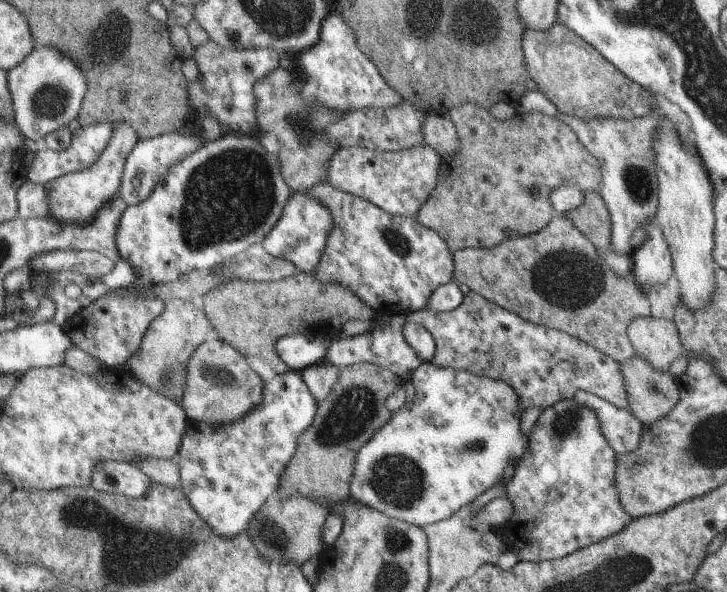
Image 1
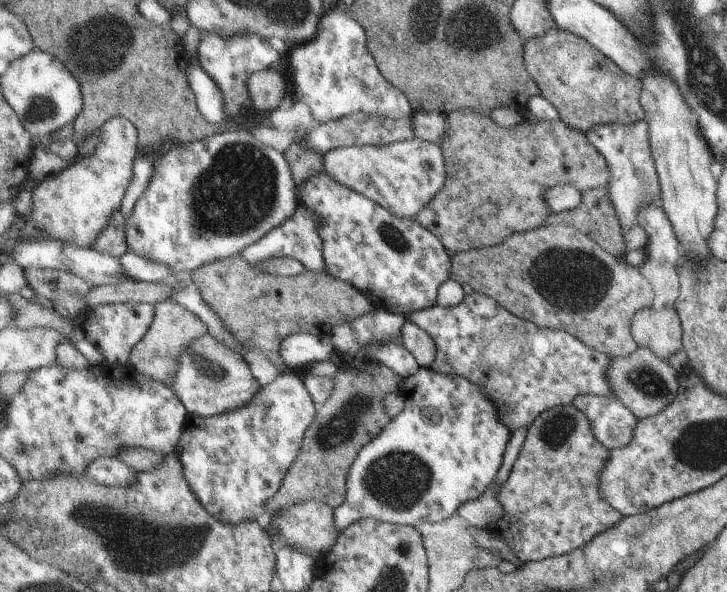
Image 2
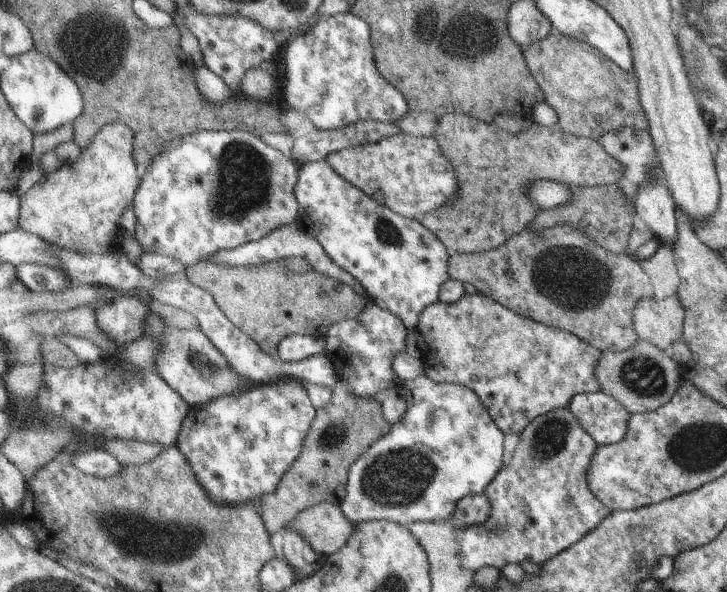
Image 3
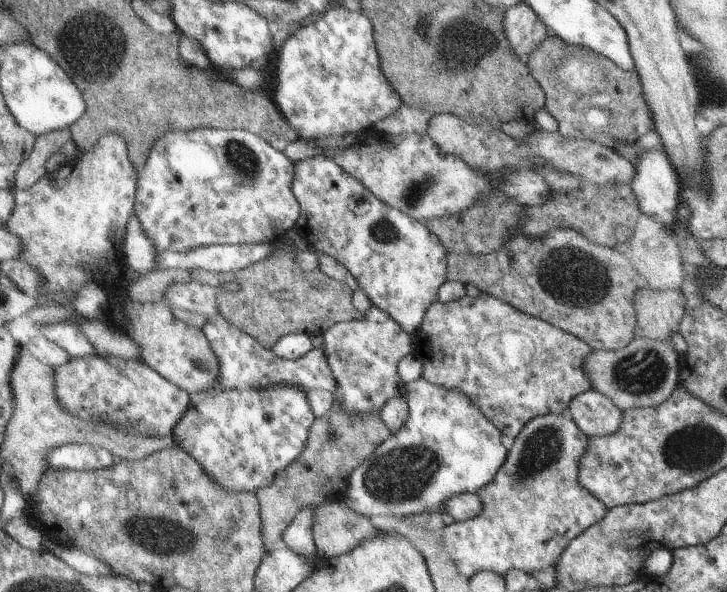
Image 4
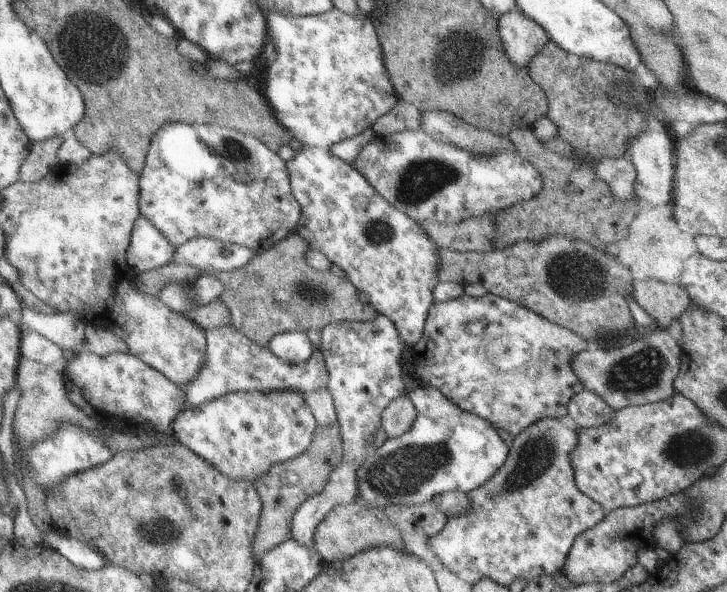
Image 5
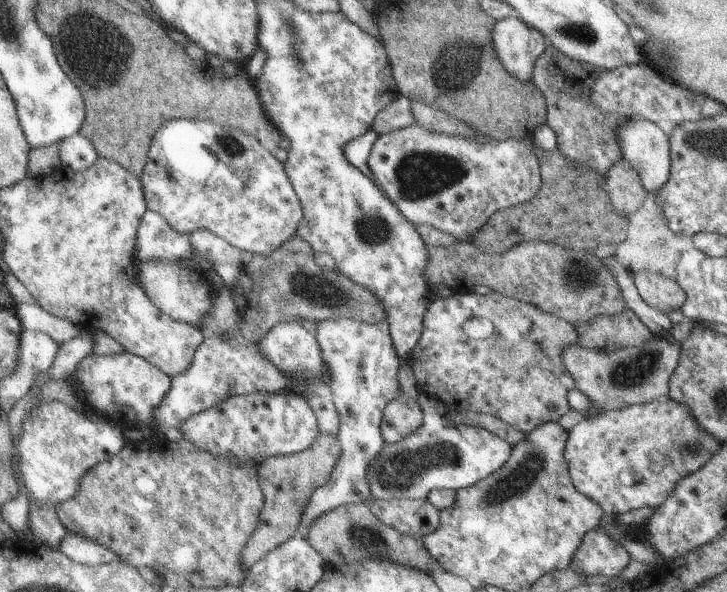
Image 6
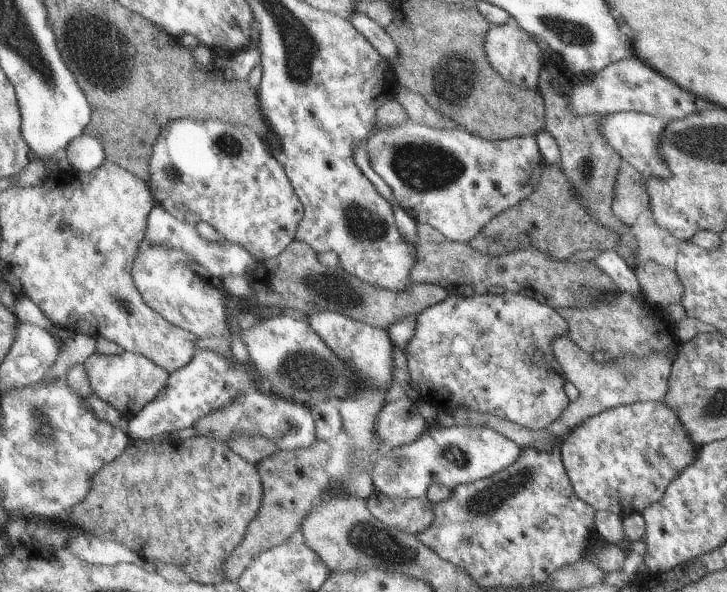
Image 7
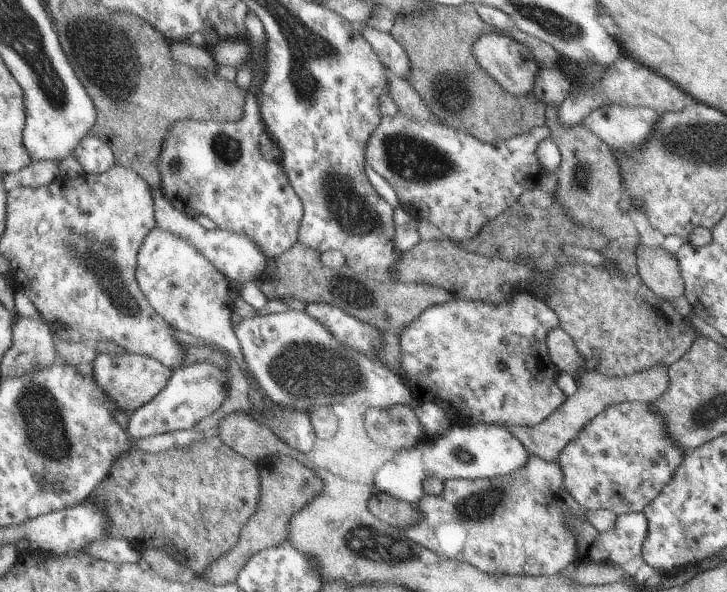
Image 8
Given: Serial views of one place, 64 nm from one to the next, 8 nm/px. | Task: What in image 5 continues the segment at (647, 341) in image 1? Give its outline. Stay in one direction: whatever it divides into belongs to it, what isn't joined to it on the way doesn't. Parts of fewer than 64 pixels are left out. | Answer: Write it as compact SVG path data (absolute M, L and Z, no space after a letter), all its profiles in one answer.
M660 280L633 285L636 302L654 320L656 330L666 330L674 320L679 320L690 305L690 295L683 287L666 284Z

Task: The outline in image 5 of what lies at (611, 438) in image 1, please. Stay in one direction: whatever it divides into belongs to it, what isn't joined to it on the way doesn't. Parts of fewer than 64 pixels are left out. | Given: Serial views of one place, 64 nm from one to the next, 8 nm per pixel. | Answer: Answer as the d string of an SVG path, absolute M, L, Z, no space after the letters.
M583 389L570 399L567 414L574 418L578 427L596 428L596 426L604 426L608 418L614 416L614 411L594 392Z

